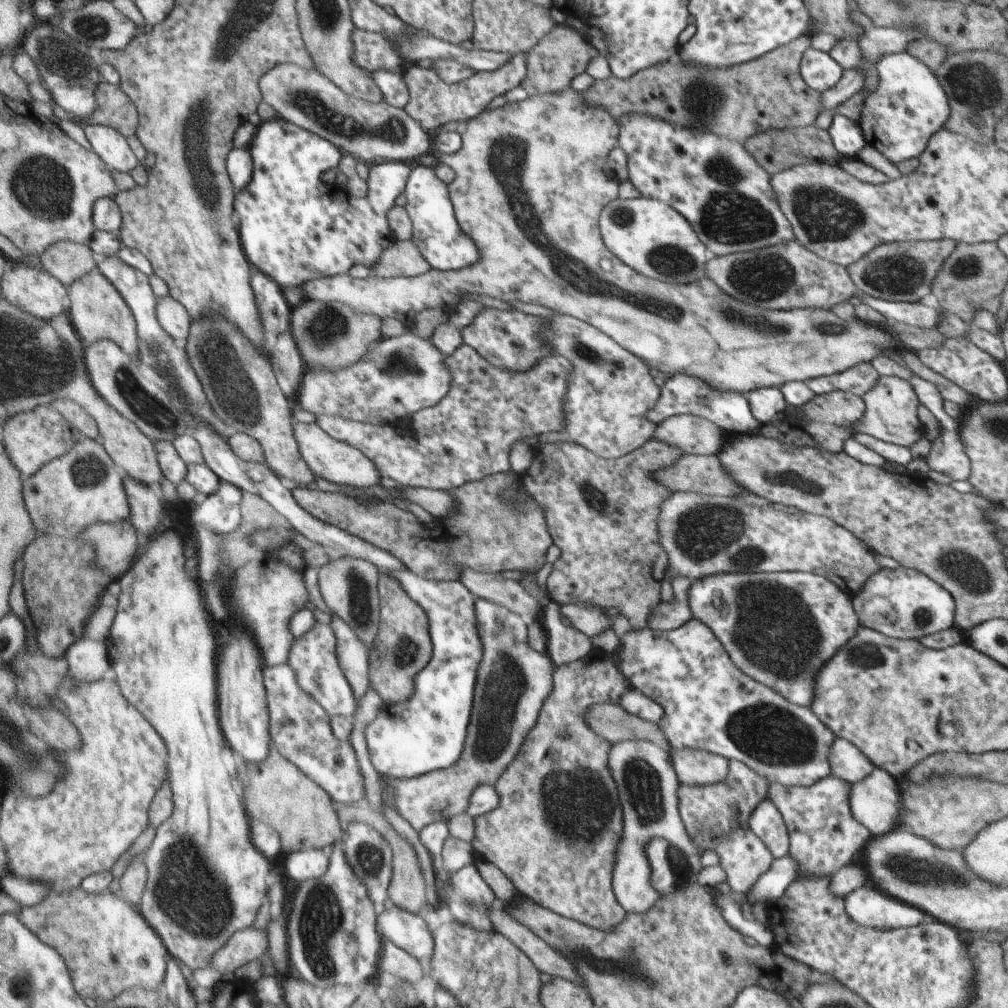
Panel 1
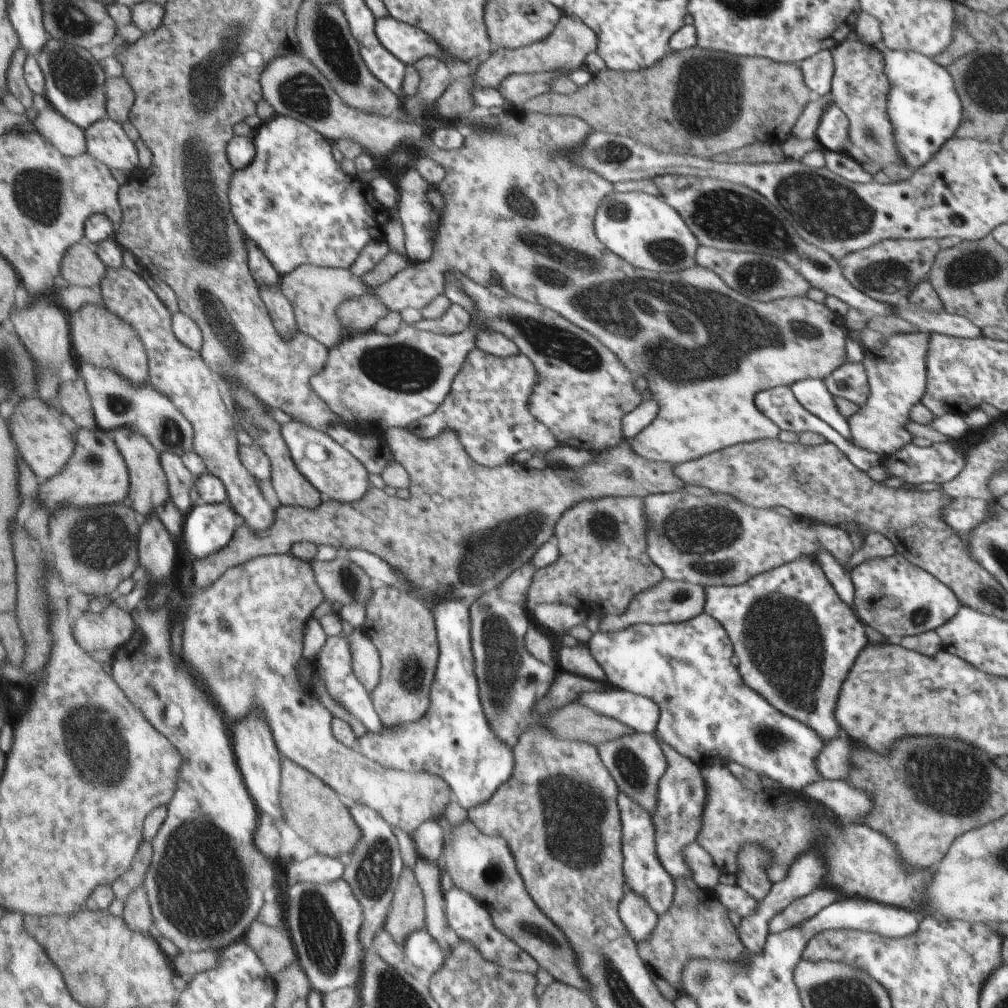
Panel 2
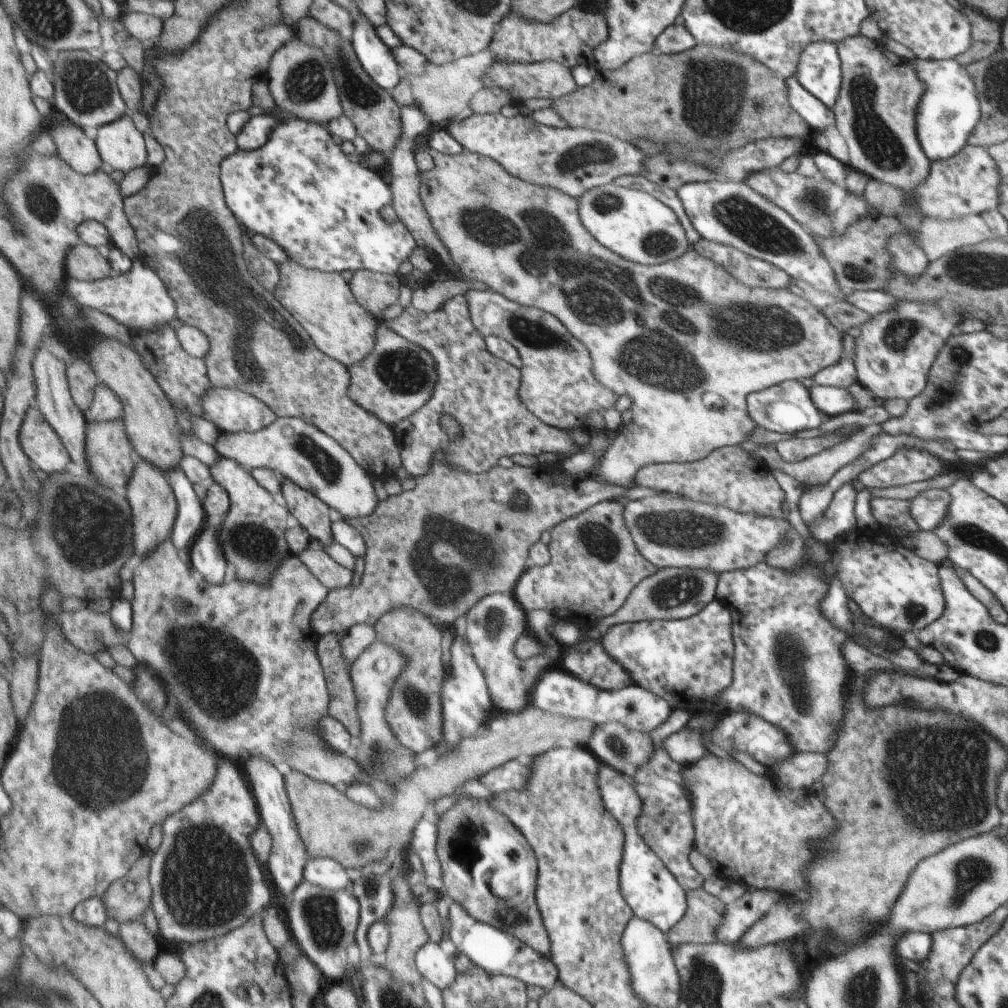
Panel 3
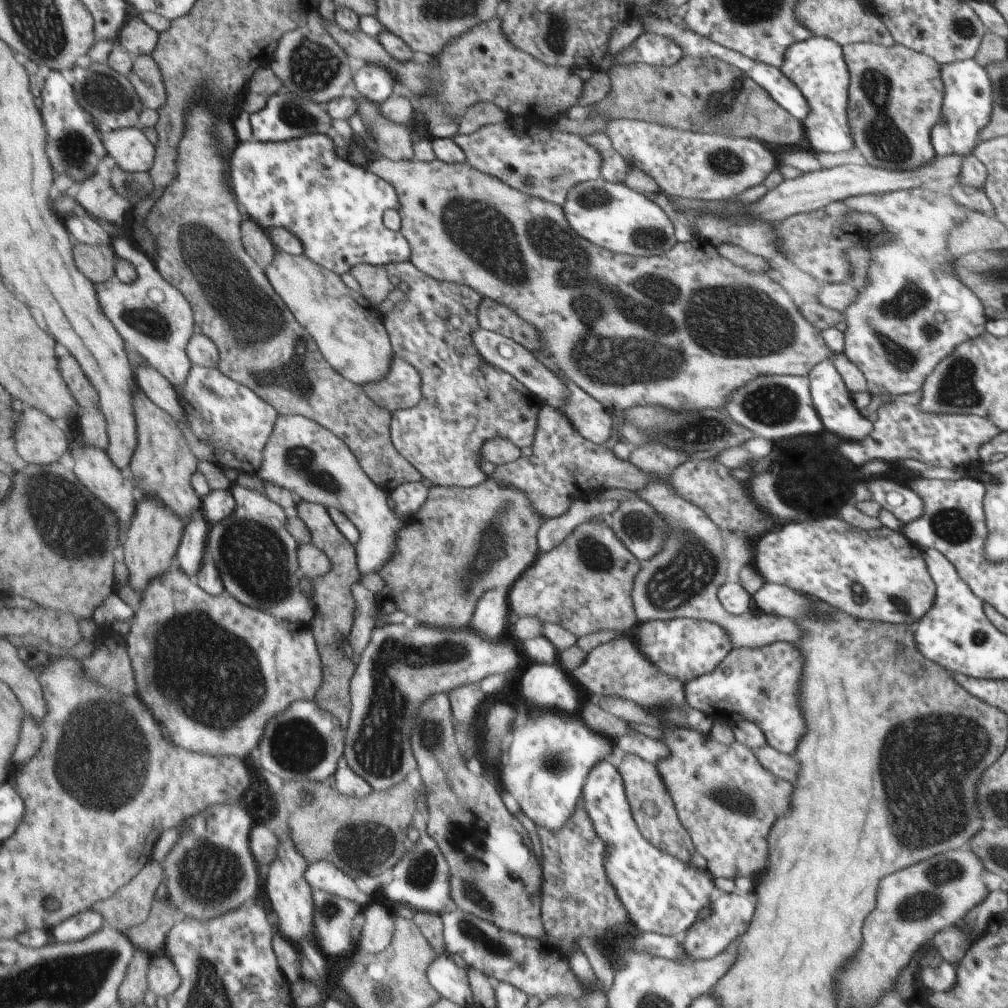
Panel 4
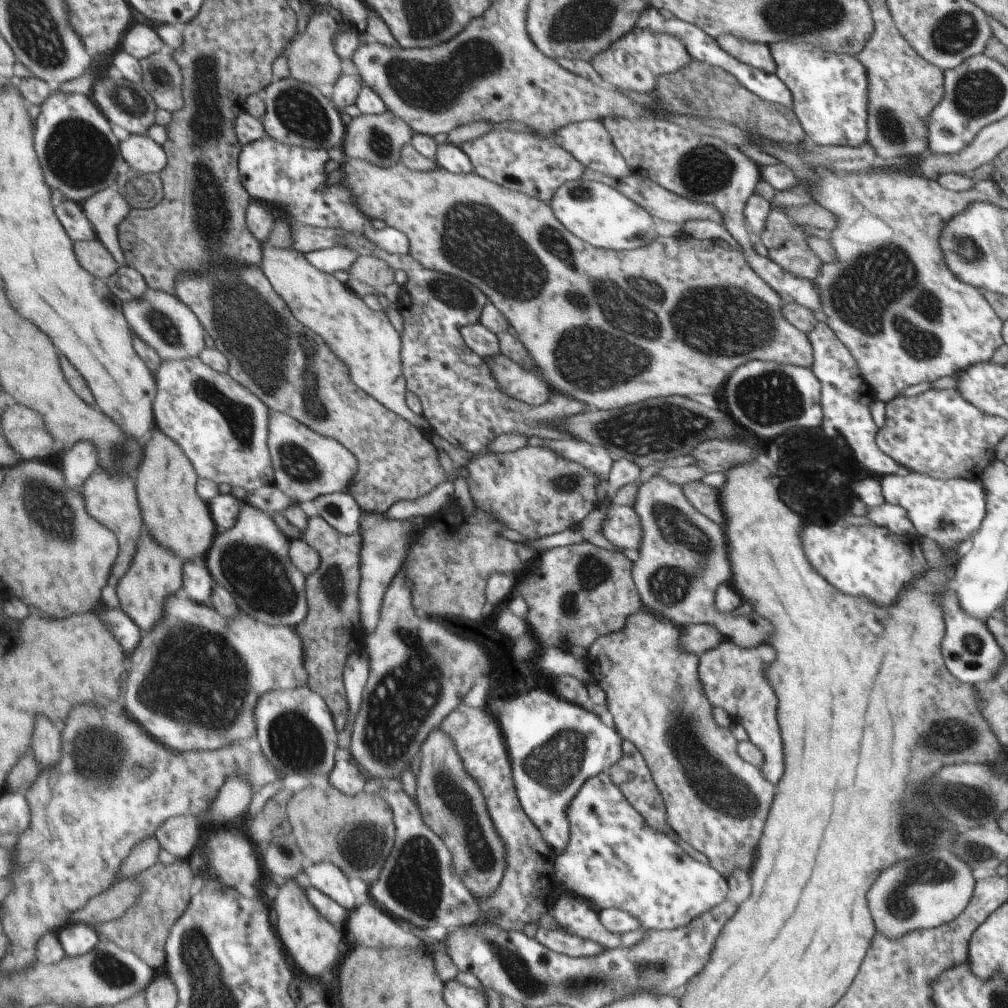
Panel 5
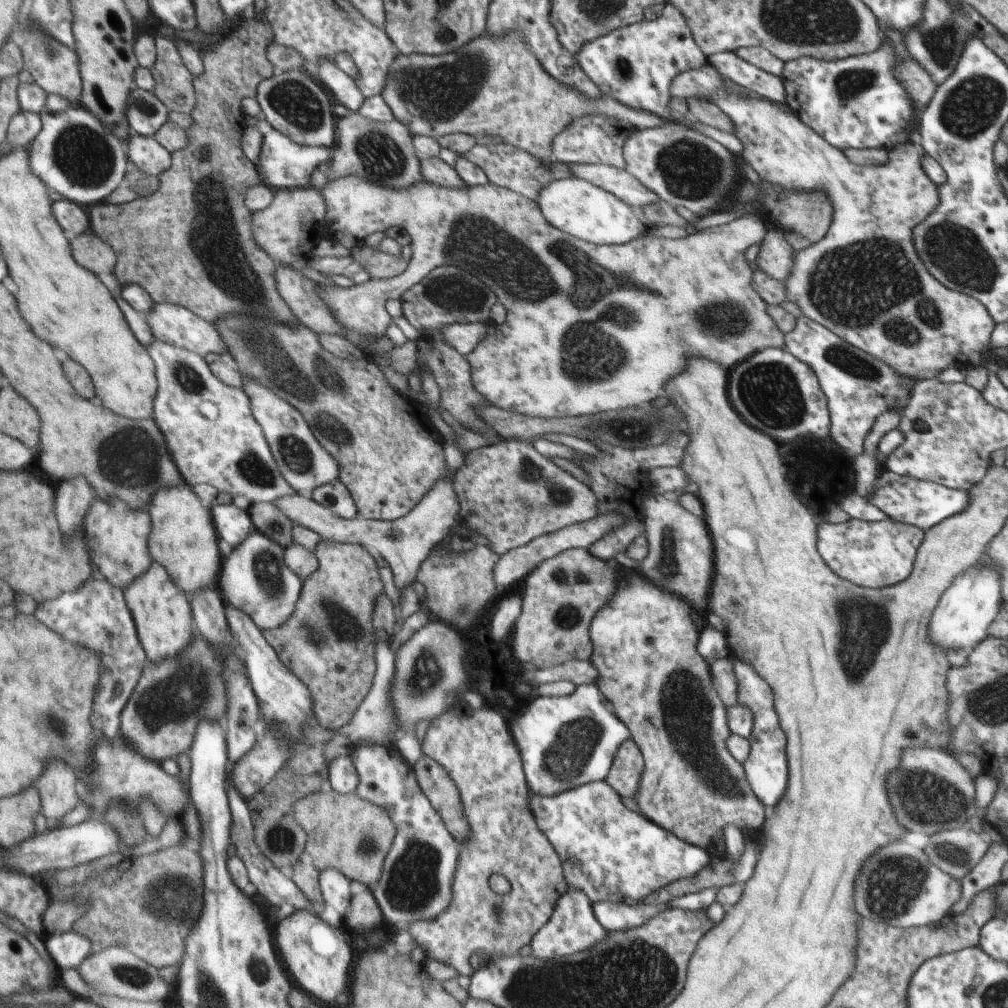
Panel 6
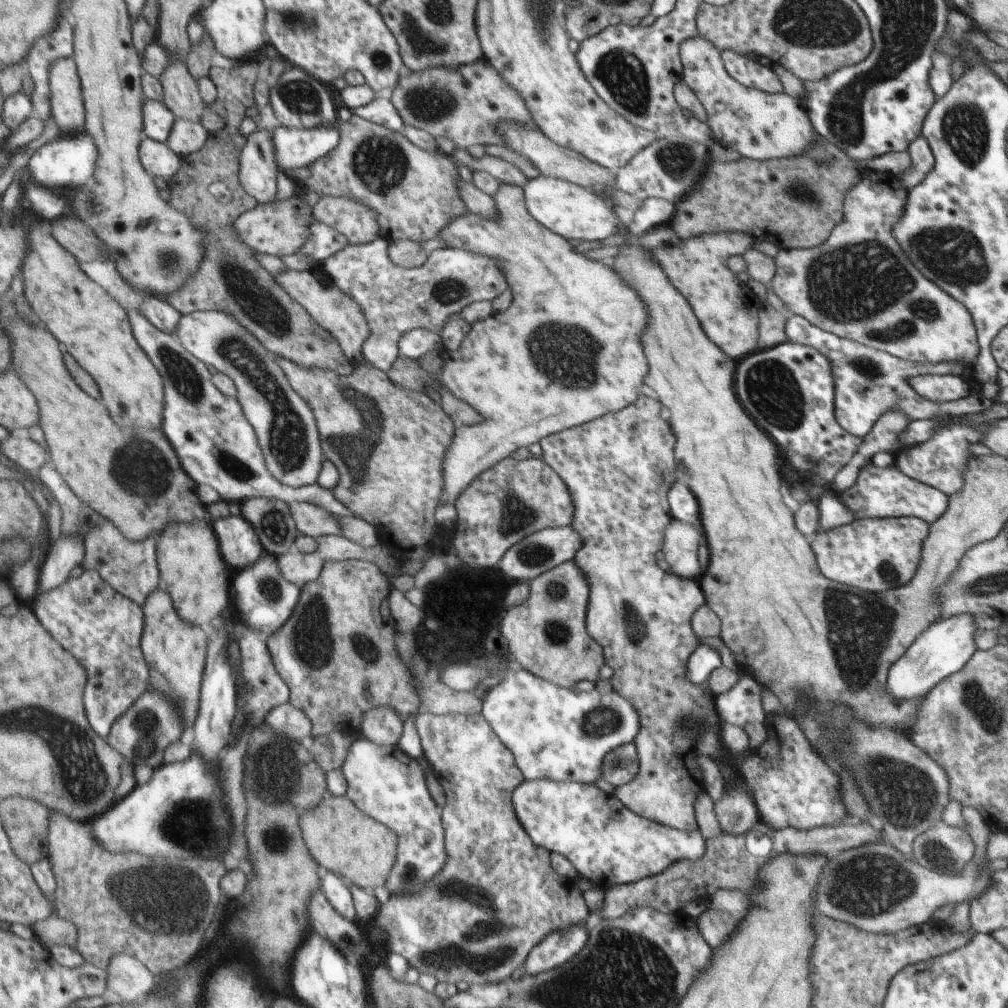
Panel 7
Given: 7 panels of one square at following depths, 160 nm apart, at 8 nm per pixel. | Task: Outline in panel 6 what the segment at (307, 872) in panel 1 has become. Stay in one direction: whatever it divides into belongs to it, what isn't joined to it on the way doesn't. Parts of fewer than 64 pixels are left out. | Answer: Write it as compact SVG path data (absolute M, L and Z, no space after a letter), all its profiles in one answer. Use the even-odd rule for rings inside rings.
M329 867L320 871L320 887L326 904L346 916L353 898L351 879L338 868Z

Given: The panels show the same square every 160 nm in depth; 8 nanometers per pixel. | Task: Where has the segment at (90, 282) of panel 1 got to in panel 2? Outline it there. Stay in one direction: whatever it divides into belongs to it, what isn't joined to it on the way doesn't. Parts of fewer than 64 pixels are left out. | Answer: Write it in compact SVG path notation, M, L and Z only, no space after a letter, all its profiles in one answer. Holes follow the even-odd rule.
M84 304L70 317L73 346L79 361L111 367L119 371L136 389L150 378L150 362L146 346L132 324L104 304Z

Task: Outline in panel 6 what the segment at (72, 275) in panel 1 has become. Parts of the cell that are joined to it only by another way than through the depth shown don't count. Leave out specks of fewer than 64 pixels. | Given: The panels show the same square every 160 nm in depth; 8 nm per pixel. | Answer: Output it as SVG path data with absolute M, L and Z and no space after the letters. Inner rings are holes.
M91 230L75 237L73 252L81 266L91 268L97 274L113 273L118 265L118 256L113 248Z

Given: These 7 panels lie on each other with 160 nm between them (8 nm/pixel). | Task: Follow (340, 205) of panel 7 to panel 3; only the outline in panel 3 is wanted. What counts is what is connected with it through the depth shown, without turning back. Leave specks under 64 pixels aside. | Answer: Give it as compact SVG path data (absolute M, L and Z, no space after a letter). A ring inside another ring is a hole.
M430 150L429 154L432 158L433 168L425 170L425 172L417 170L417 196L419 196L419 202L421 202L427 218L429 218L433 232L437 234L441 244L447 248L449 258L455 264L455 268L447 268L443 262L437 261L436 257L433 256L435 270L440 268L440 271L448 275L456 273L461 279L482 282L490 292L500 293L501 296L515 302L515 304L525 308L536 308L541 312L551 314L564 325L564 328L572 334L575 340L579 340L583 344L583 348L589 353L589 360L592 360L593 378L601 386L611 390L616 399L620 396L626 396L630 399L631 421L629 425L621 426L615 432L610 448L605 450L601 461L597 464L597 476L605 484L615 484L615 486L623 486L627 489L628 484L634 479L635 472L641 466L654 463L689 463L705 458L709 452L719 448L731 447L739 442L747 441L756 426L753 420L749 420L749 416L745 412L745 404L750 394L787 380L806 383L817 372L839 364L845 354L845 343L841 333L833 328L832 324L829 324L819 309L799 296L791 294L787 289L749 288L749 286L741 284L727 269L700 256L691 248L685 250L679 258L662 264L641 265L625 261L611 250L604 248L595 238L589 236L589 232L581 226L580 216L577 216L577 199L569 198L567 194L559 192L557 188L535 186L535 184L523 182L523 180L507 174L491 158L471 154L467 150L462 150L455 155L446 155ZM290 258L278 268L280 285L275 293L280 303L309 332L321 352L347 368L363 362L373 352L381 321L357 302L350 282L345 282L341 274L309 269Z

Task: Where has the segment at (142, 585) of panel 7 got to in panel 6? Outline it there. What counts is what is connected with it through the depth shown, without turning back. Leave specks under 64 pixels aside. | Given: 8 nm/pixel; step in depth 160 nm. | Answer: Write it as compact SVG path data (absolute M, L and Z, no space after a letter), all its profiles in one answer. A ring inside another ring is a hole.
M119 498L111 500L95 499L84 518L84 530L90 538L89 550L93 555L93 562L99 571L123 591L141 576L153 564L150 549L150 534L153 528L152 516L147 509L135 509L127 506Z

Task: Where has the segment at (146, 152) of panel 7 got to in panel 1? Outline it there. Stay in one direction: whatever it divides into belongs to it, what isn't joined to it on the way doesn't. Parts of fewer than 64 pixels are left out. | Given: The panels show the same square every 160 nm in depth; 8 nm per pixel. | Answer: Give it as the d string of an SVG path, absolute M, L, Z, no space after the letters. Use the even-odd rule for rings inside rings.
M87 125L84 129L91 149L101 156L112 171L127 173L139 166L140 162L136 152L133 152L129 138L123 136L116 128Z

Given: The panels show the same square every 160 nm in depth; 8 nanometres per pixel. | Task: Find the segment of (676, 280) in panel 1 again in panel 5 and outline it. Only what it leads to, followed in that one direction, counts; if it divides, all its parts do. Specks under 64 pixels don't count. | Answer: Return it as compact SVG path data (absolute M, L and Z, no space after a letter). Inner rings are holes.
M577 179L564 182L549 206L556 219L578 239L604 251L628 251L651 244L657 237L651 215L641 205L601 181Z

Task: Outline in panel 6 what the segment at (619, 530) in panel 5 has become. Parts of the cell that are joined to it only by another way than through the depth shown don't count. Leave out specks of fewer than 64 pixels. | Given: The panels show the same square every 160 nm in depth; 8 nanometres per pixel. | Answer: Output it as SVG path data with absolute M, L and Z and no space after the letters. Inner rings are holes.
M605 512L603 516L595 515L592 519L581 521L580 523L570 525L569 527L561 528L551 534L539 536L523 546L511 548L509 551L503 553L497 560L496 567L493 568L493 584L495 588L503 588L501 592L509 590L517 580L524 580L526 576L539 567L544 560L557 556L559 552L571 550L572 548L588 548L593 542L597 542L599 538L603 538L607 532L619 528L623 524L623 516L615 514L615 512Z

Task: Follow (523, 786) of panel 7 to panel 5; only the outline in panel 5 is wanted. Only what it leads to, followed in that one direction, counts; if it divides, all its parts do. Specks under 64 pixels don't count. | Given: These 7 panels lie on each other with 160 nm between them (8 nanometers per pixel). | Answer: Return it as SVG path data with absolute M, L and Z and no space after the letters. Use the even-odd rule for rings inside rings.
M606 771L581 785L565 814L570 836L566 850L555 856L555 880L562 889L581 896L597 910L621 909L635 917L644 931L660 931L685 927L726 899L726 879L712 865L691 859L667 835L648 825L611 782Z

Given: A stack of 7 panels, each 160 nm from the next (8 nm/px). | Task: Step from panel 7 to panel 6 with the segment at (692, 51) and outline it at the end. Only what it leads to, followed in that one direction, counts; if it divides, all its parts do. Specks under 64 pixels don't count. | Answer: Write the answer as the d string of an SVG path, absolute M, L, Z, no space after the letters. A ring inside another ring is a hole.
M704 62L698 69L691 69L690 71L685 71L677 75L676 78L673 79L671 92L673 96L681 96L681 98L691 96L697 97L698 99L705 99L715 104L720 111L723 111L735 125L733 134L738 136L744 144L744 151L740 156L755 170L761 181L773 185L774 187L784 189L785 191L796 191L797 193L813 193L816 189L820 189L826 196L829 204L832 205L831 222L828 224L827 232L816 243L813 243L803 250L796 251L789 276L783 280L787 300L794 302L803 315L818 322L832 333L837 334L837 336L846 343L870 354L883 364L889 365L899 375L916 378L915 383L933 379L942 370L950 367L959 365L970 366L972 363L975 363L971 362L973 358L977 359L981 352L985 352L985 350L989 349L990 337L994 331L995 324L988 310L981 304L981 301L942 285L940 281L928 271L914 248L913 230L916 224L925 220L941 202L938 196L937 186L932 183L932 180L929 180L929 177L922 169L924 148L919 142L916 140L905 141L887 149L888 159L886 163L877 166L871 164L855 165L848 161L840 149L836 149L830 145L828 141L820 137L816 132L813 132L812 129L810 129L808 125L805 125L798 117L791 113L785 113L782 110L782 104L773 103L772 101L761 98L752 99L742 93L731 91L722 82L720 73L707 62Z

